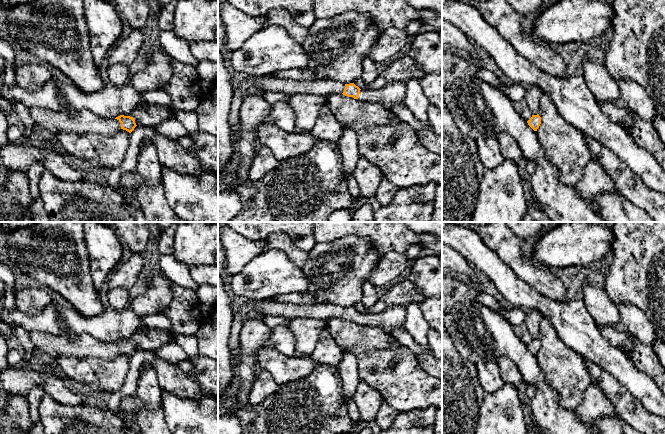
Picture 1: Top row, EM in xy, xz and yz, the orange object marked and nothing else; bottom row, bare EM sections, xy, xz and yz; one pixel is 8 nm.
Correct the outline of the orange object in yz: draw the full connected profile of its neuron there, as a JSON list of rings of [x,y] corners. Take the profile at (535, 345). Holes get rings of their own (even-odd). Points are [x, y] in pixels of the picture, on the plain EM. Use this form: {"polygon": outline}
{"polygon": [[[539,338],[532,339],[532,341],[527,345],[527,347],[534,355],[537,355],[541,348],[541,341],[539,340]]]}

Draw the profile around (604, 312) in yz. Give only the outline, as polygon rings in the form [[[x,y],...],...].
[[[585,284],[581,288],[585,306],[597,327],[613,326],[620,322],[621,316],[605,289],[593,284]]]

